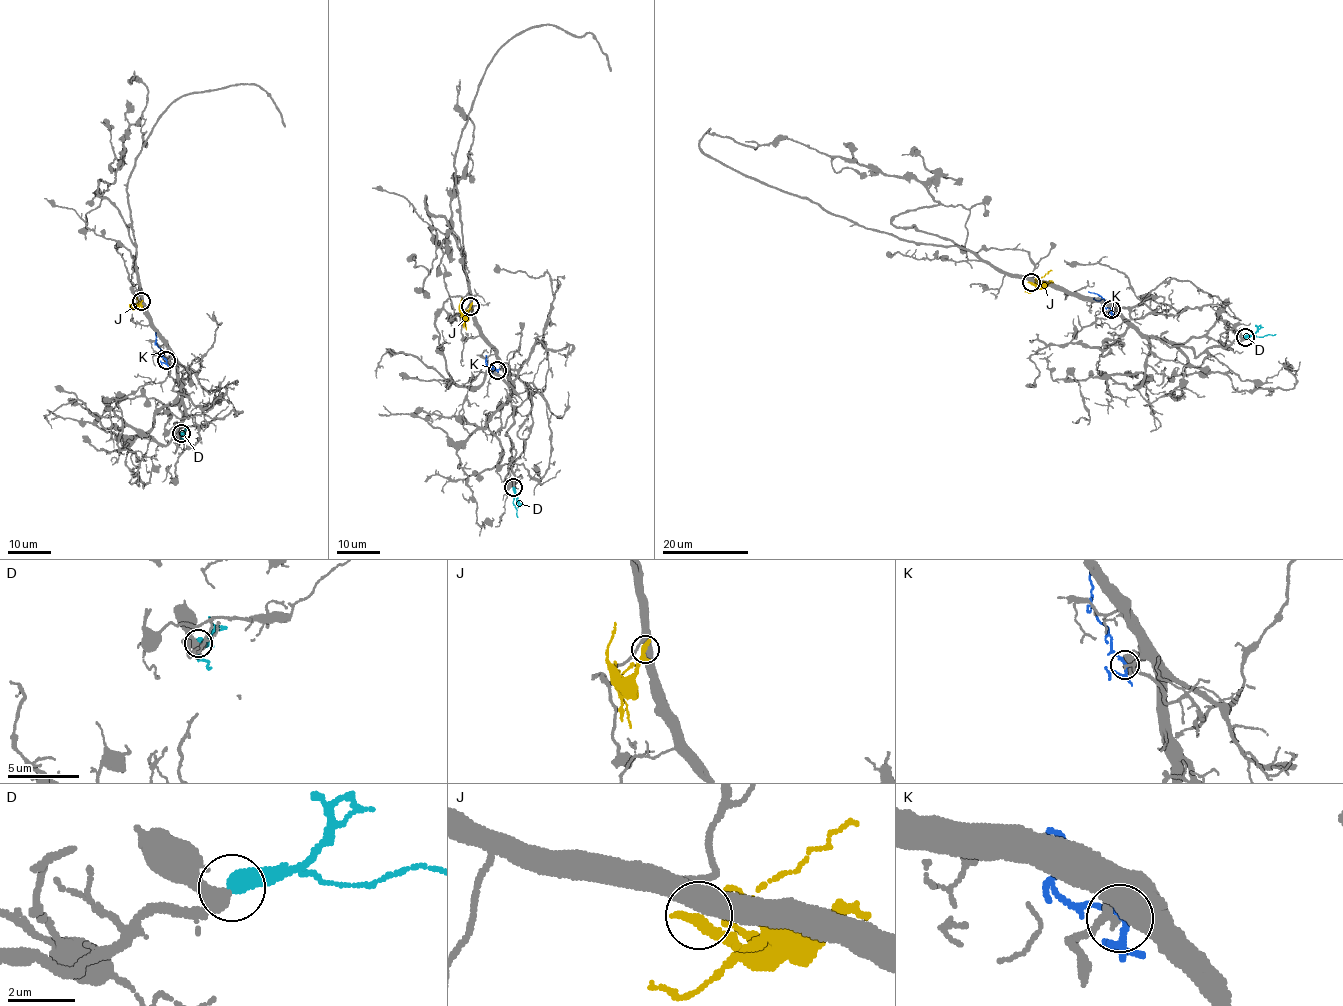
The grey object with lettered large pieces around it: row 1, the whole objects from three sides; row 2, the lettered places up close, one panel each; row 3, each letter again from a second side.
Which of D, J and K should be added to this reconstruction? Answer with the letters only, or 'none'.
D

